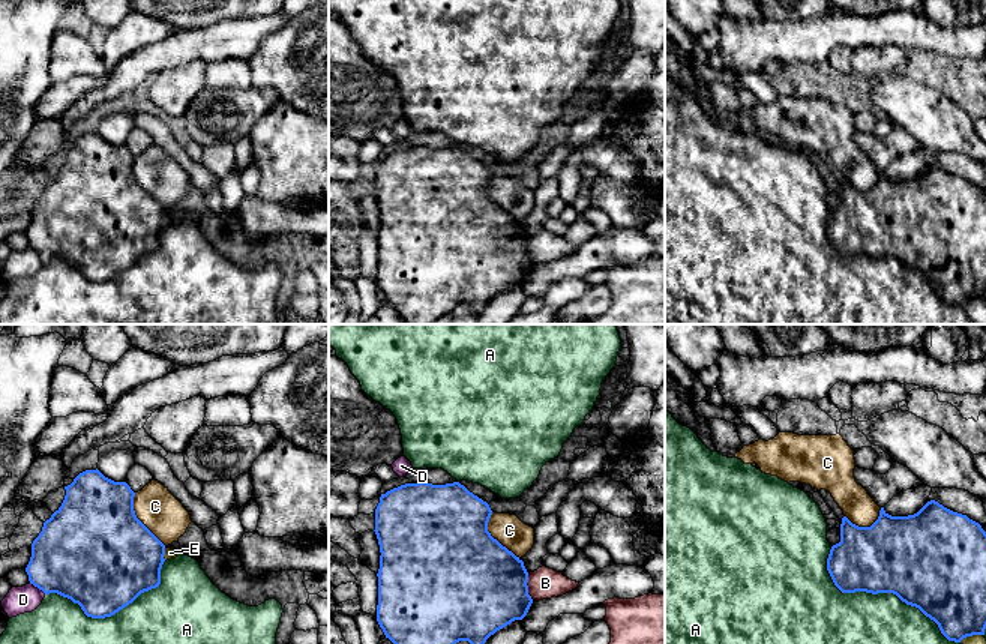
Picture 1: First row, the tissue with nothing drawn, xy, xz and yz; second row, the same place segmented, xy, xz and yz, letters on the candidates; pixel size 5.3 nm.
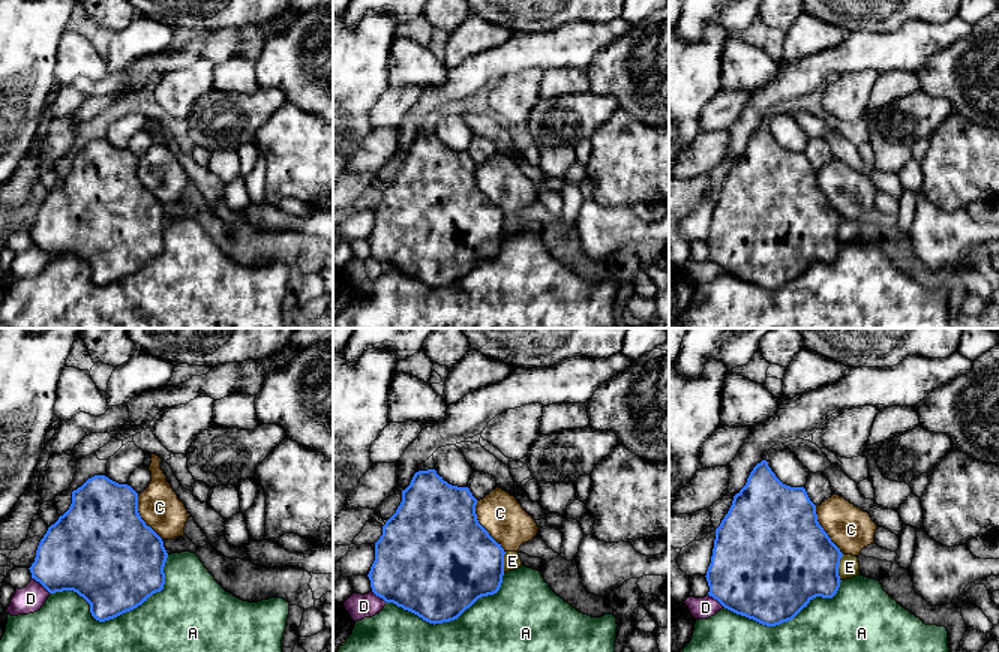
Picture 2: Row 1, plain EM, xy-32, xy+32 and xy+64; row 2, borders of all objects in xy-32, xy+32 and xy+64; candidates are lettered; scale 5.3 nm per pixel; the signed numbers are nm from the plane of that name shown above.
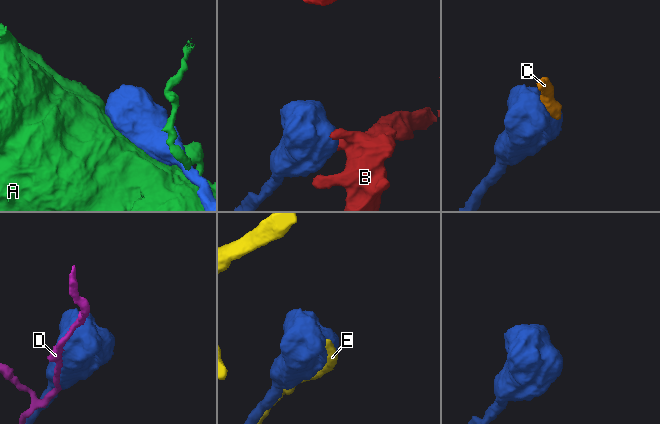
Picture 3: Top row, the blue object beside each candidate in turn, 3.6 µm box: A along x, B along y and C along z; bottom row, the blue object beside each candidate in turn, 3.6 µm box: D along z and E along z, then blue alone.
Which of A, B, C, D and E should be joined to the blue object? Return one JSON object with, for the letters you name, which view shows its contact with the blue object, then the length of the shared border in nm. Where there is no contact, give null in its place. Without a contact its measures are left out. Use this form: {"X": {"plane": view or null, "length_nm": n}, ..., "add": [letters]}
{"add": []}

